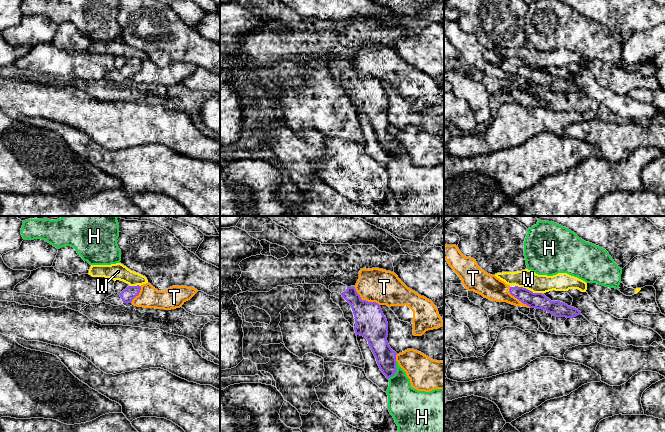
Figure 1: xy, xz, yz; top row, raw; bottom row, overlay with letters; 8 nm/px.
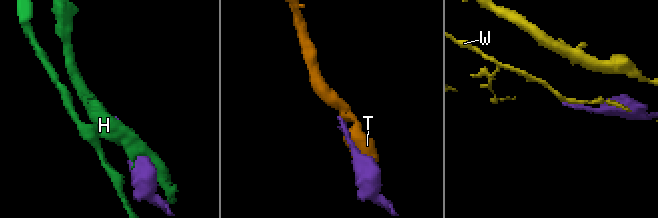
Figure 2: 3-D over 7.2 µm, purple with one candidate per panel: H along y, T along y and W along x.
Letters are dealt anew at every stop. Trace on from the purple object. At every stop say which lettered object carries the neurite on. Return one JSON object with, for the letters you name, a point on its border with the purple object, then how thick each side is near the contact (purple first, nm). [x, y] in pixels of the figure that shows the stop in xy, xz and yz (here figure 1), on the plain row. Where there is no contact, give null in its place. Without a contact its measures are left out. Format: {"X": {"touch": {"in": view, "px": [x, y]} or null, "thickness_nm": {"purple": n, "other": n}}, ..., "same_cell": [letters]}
{"same_cell": []}

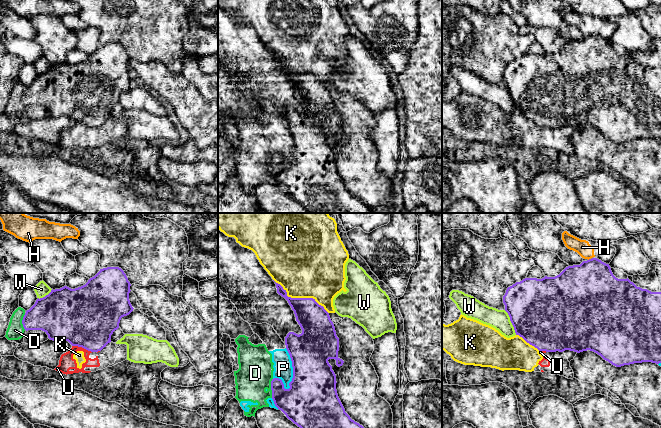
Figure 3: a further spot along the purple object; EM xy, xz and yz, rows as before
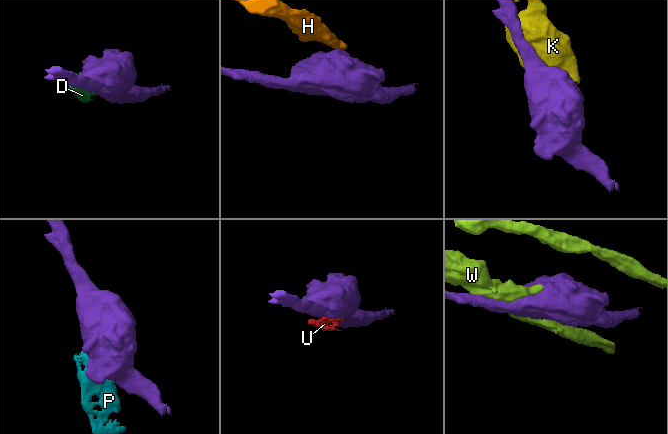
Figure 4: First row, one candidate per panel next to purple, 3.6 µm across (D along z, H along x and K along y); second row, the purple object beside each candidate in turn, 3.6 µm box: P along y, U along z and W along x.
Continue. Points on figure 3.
{"same_cell": []}

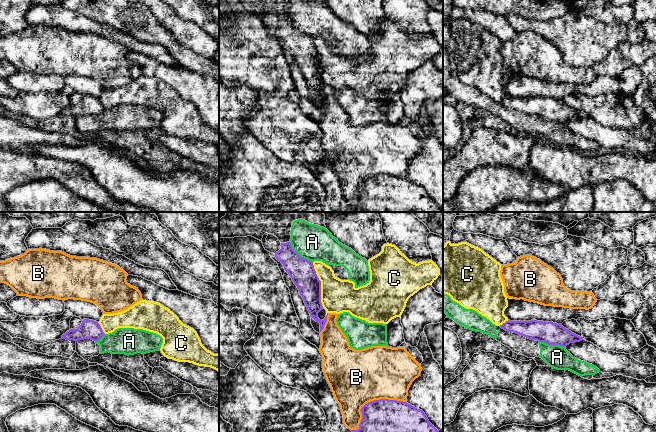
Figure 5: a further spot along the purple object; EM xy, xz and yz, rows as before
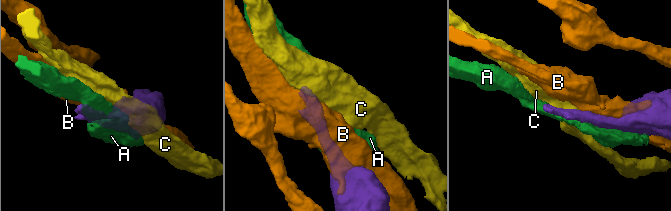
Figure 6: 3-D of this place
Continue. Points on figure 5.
{"same_cell": []}

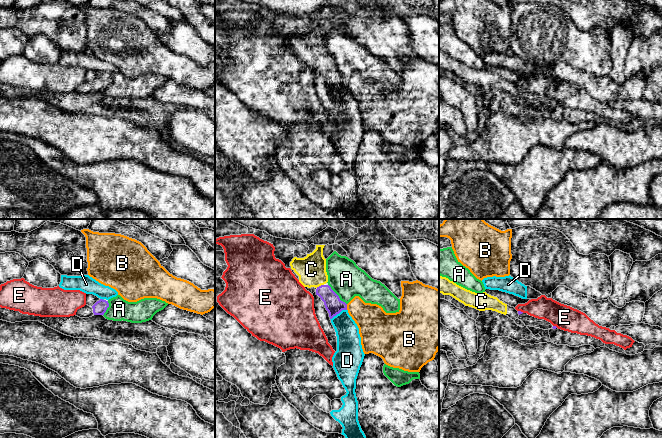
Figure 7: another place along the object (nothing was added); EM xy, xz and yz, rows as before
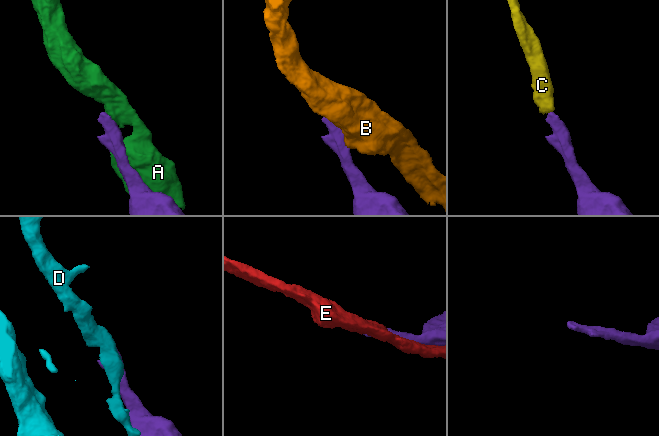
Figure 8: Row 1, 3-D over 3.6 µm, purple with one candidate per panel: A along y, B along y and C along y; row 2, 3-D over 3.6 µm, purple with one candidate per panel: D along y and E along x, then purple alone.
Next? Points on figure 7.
{"C": {"touch": {"in": "xz", "px": [319, 62]}, "thickness_nm": {"purple": 140, "other": 220}}, "same_cell": ["C"]}

